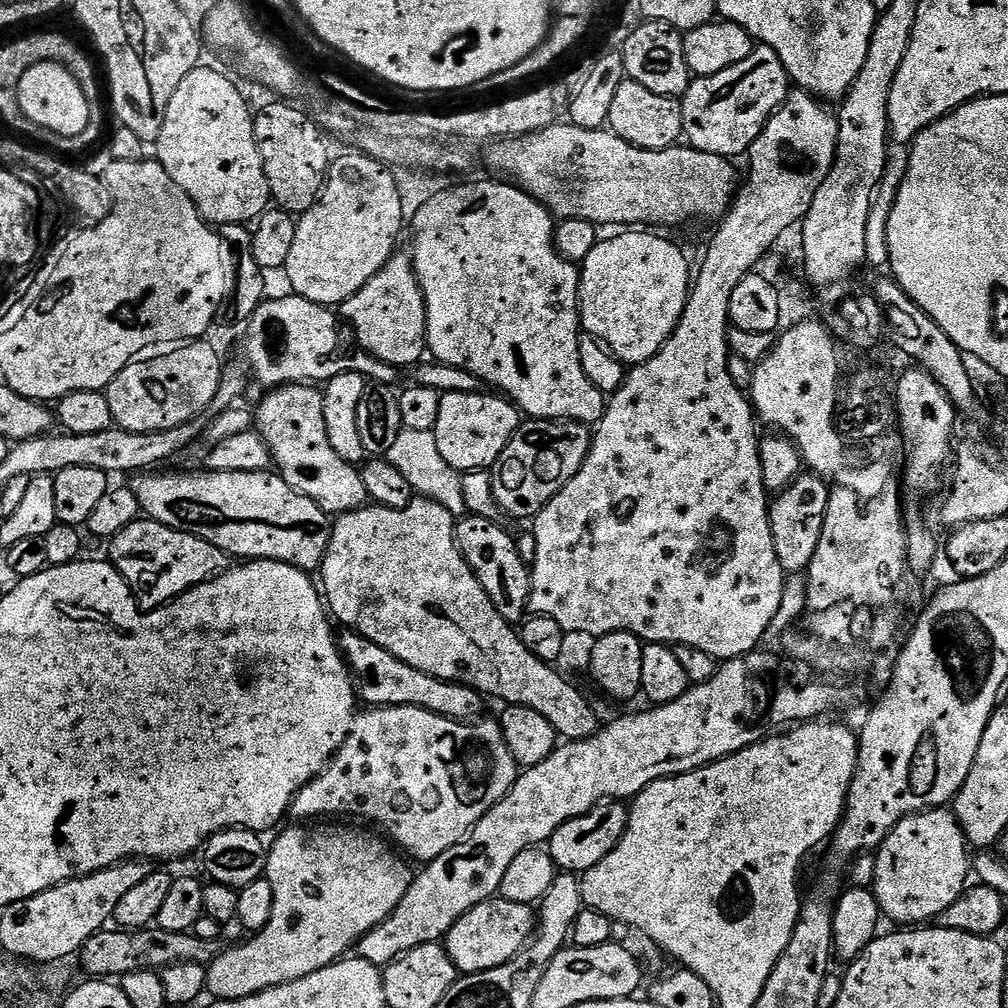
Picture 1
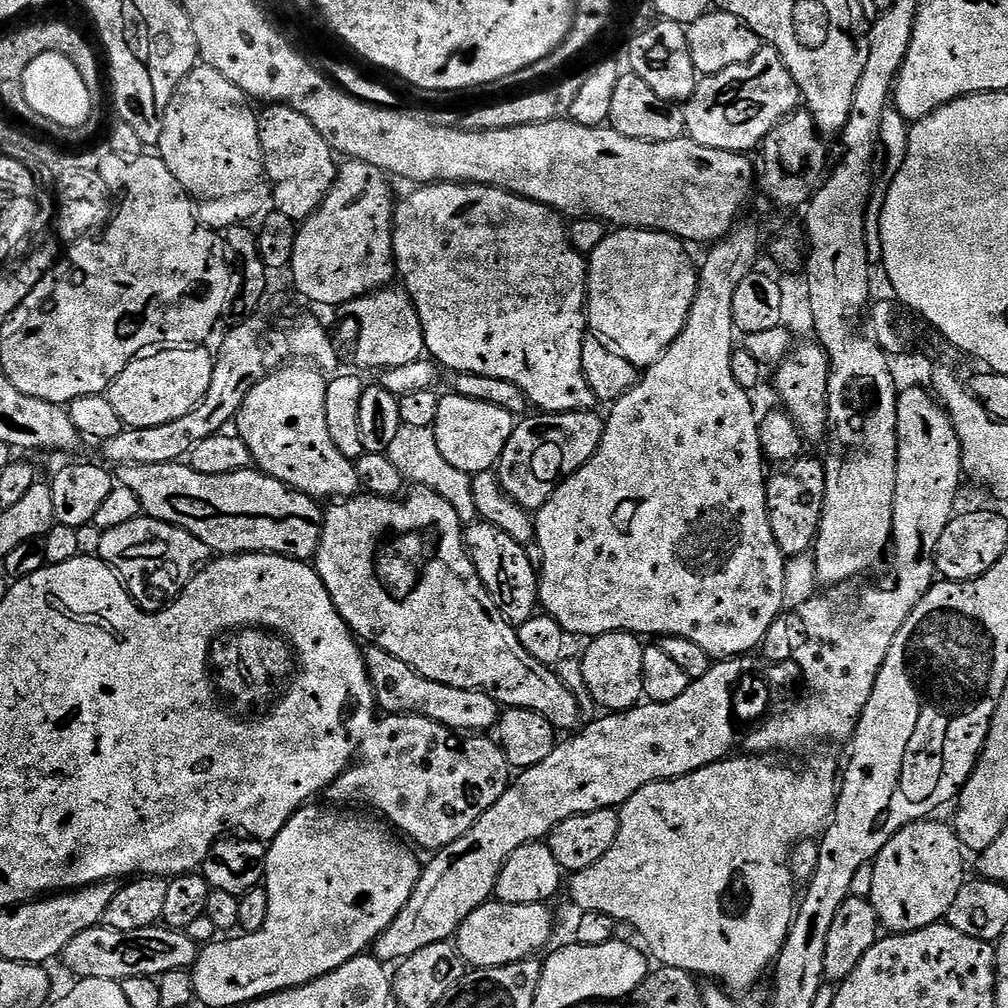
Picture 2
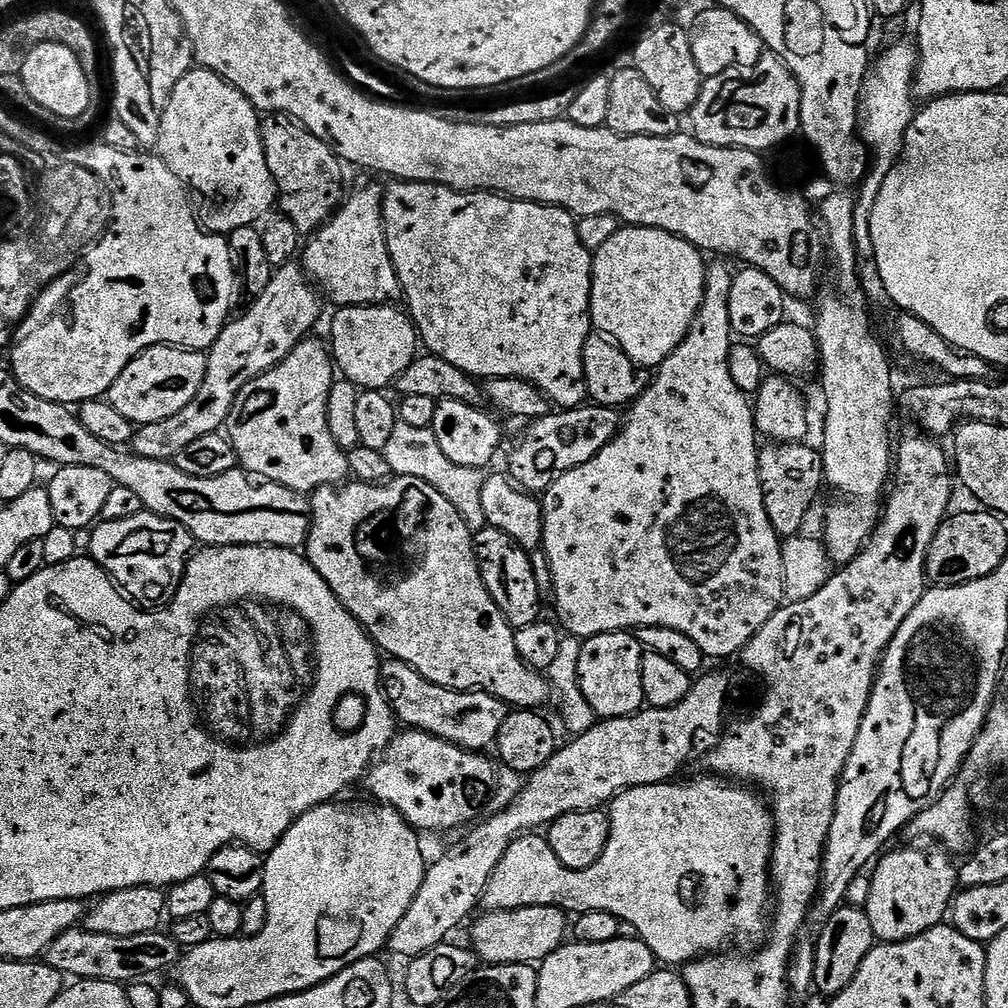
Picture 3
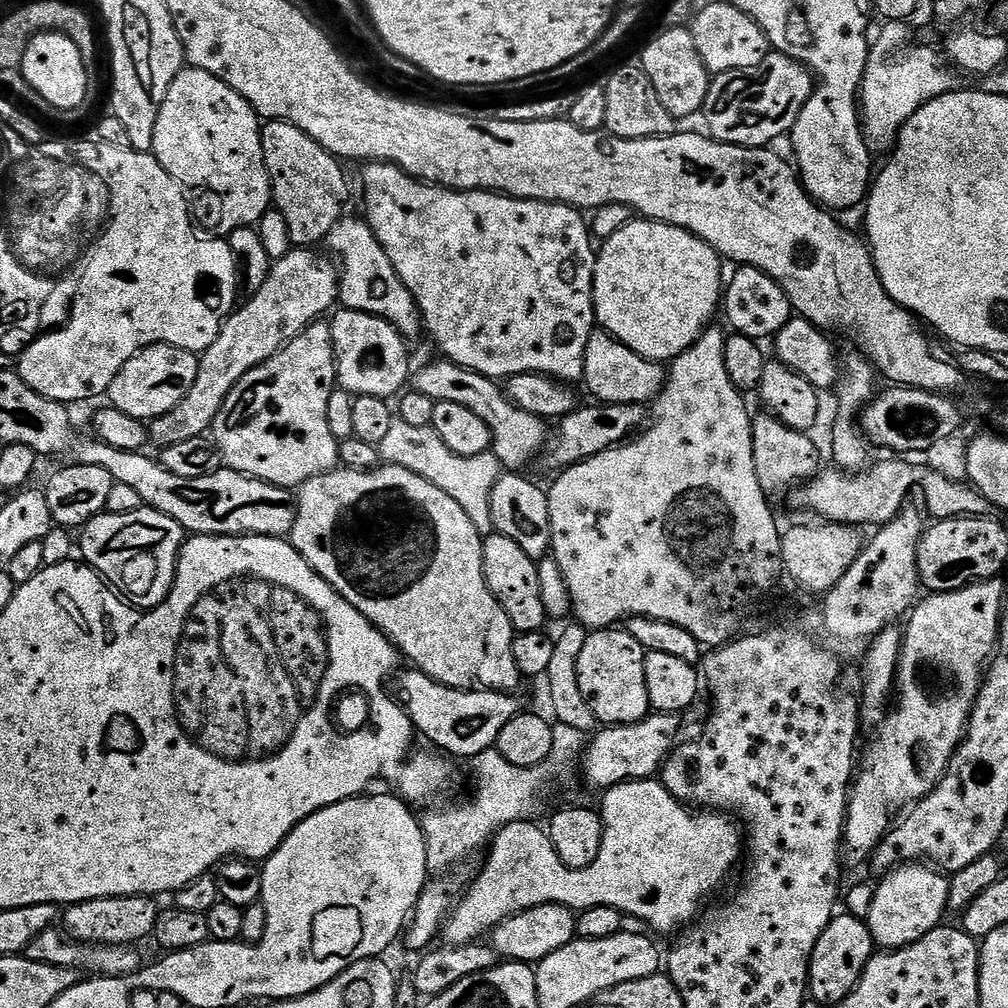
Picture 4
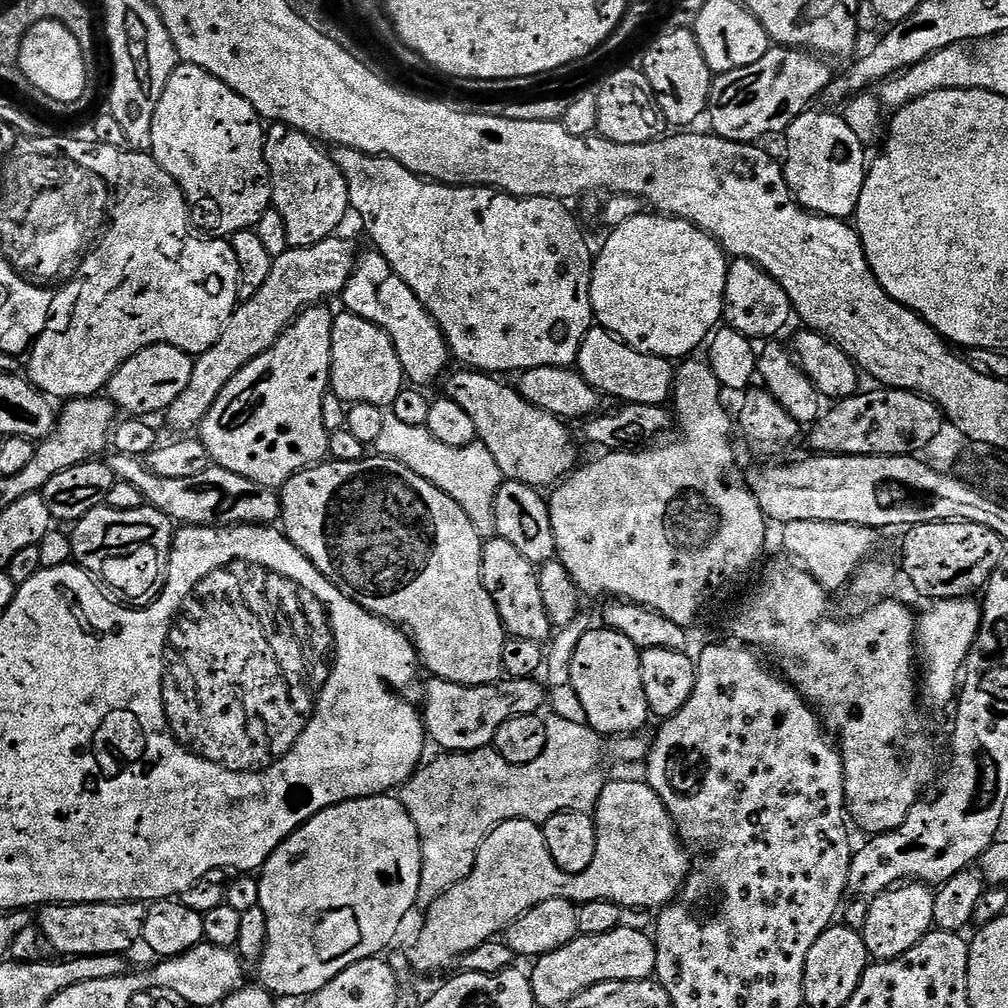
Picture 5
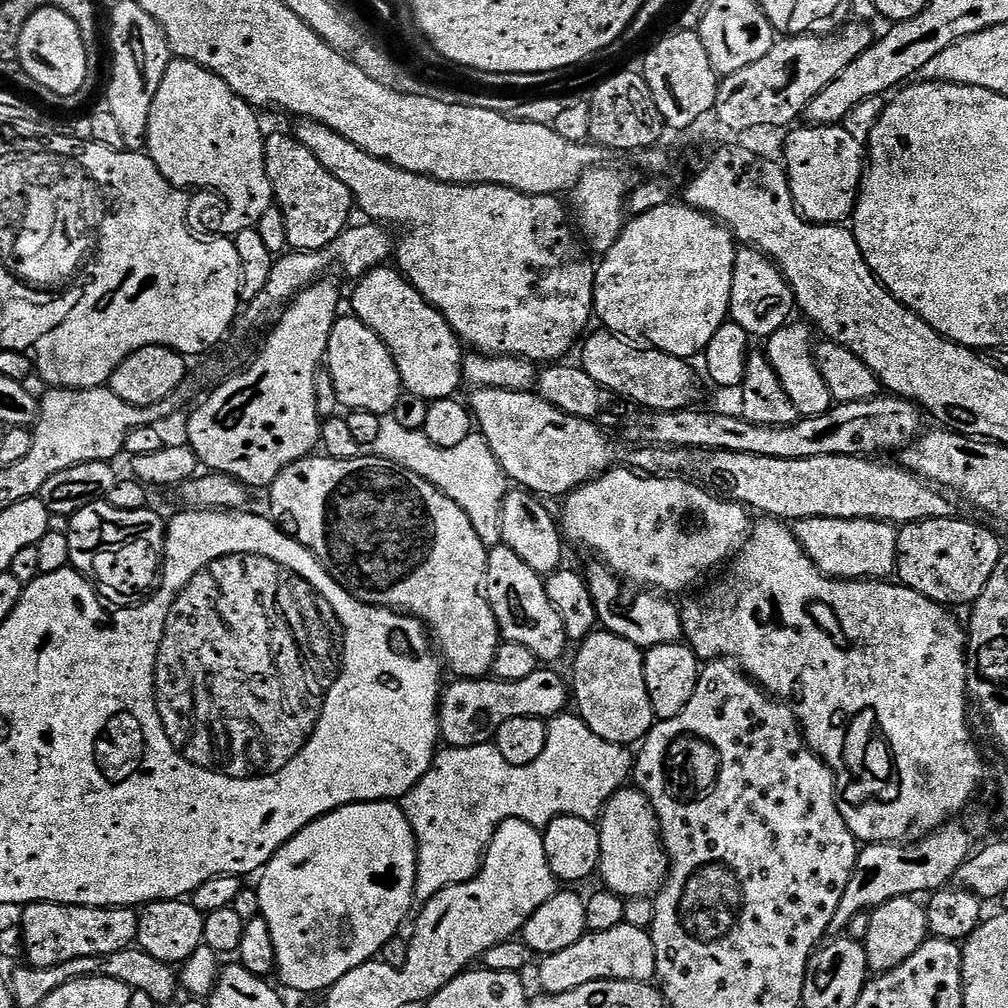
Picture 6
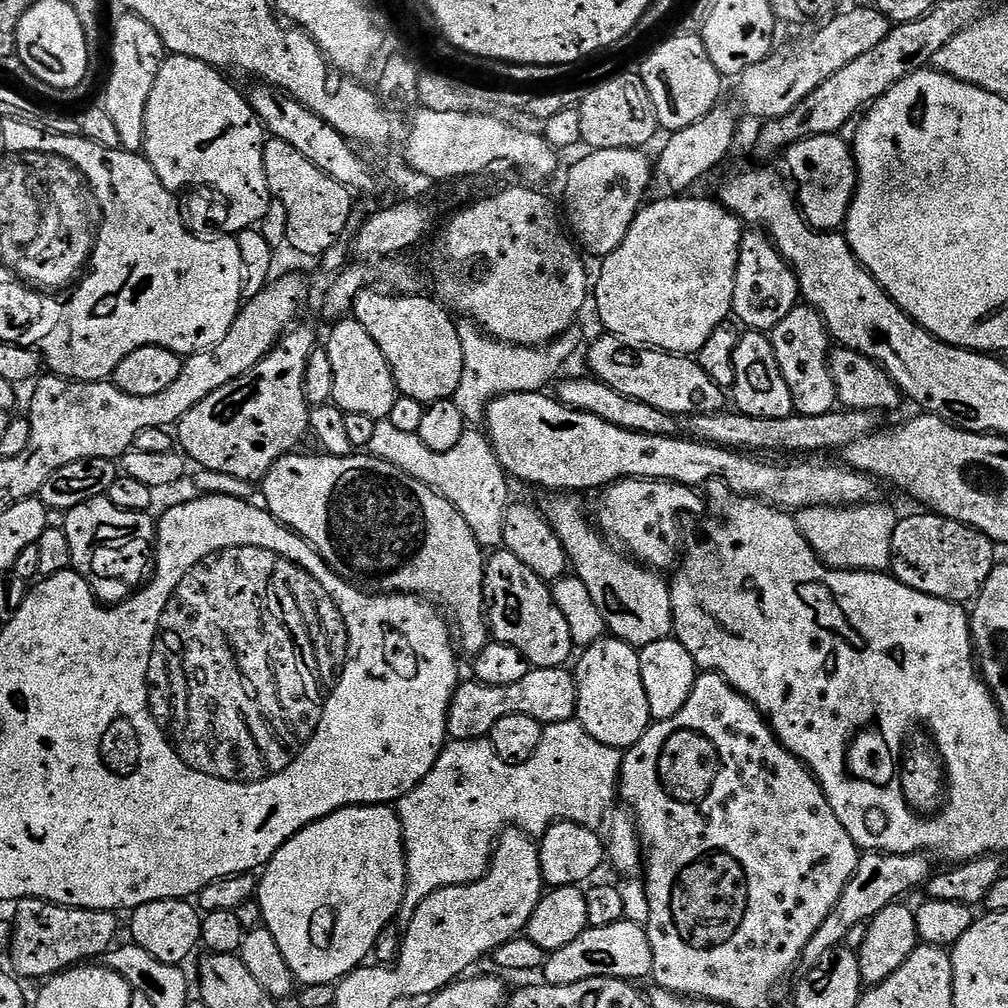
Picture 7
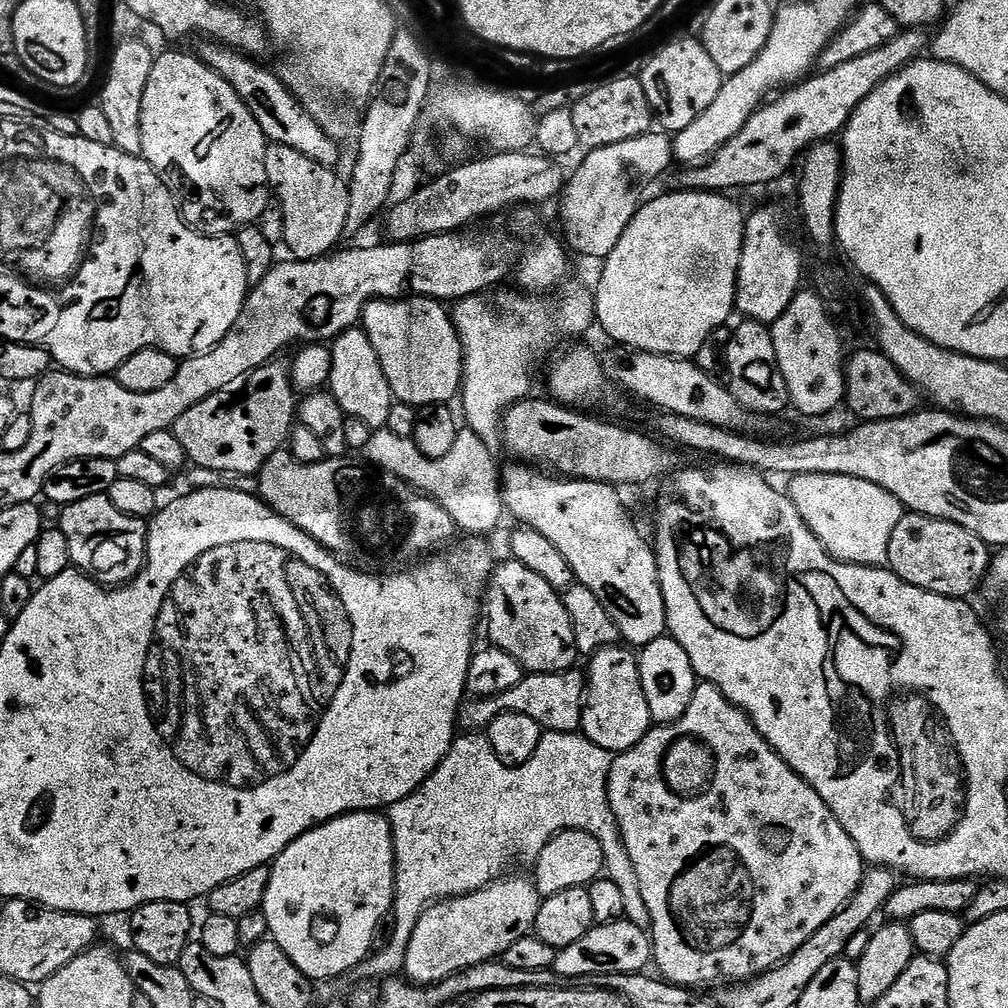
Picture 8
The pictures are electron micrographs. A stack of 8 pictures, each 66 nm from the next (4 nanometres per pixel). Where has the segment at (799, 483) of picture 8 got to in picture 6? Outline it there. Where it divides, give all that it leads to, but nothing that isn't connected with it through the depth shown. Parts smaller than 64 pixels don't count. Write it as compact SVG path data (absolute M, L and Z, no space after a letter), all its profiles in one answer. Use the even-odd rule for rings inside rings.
M802 518L791 525L791 530L814 566L818 566L818 570L827 576L838 580L862 580L888 578L895 573L897 525L884 520Z

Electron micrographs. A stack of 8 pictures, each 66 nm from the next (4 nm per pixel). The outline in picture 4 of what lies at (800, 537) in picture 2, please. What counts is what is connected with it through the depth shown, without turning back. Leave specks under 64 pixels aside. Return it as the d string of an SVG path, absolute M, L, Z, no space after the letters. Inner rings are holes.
M771 414L756 416L752 421L752 449L754 450L754 470L758 474L758 482L762 486L765 496L775 498L783 494L791 493L793 488L801 487L814 479L817 472L821 471L820 452L811 439L809 433L799 432L782 423Z

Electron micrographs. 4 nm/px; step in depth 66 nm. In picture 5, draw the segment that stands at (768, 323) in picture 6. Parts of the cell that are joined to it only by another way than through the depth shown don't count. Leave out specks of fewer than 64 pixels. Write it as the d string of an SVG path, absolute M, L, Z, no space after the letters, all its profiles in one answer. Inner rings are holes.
M736 258L728 265L723 319L727 327L746 334L753 341L764 342L769 338L779 337L776 335L788 323L793 323L794 313L786 290L782 290L778 282L774 282L770 273L758 267L753 260Z

